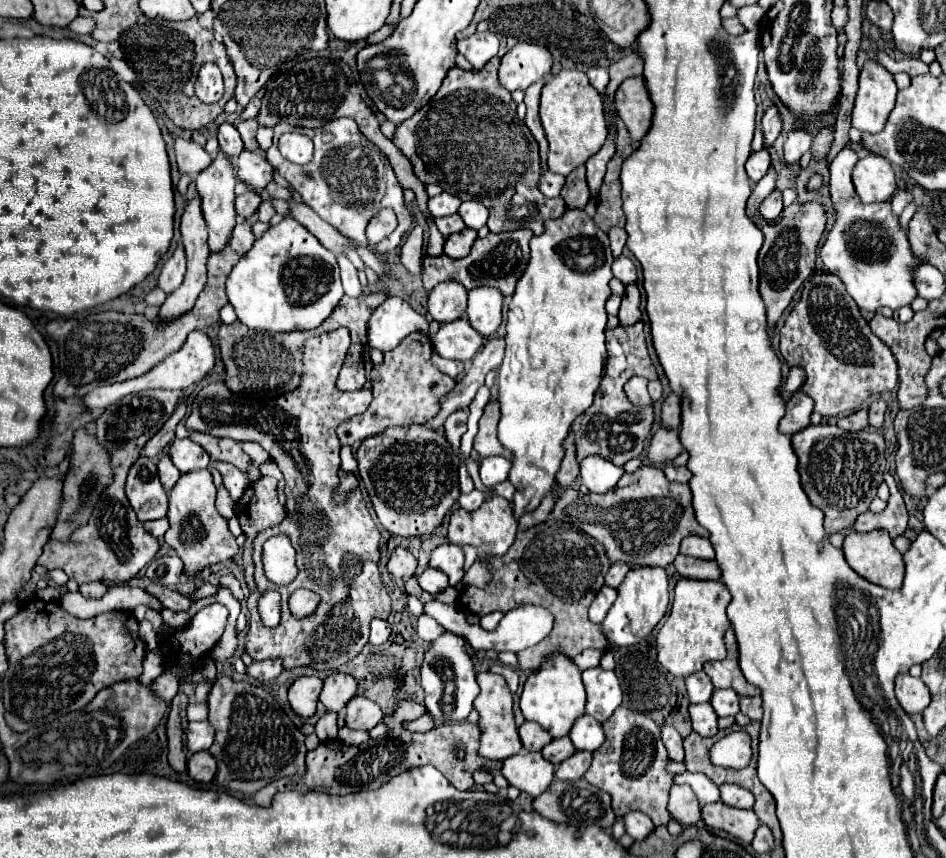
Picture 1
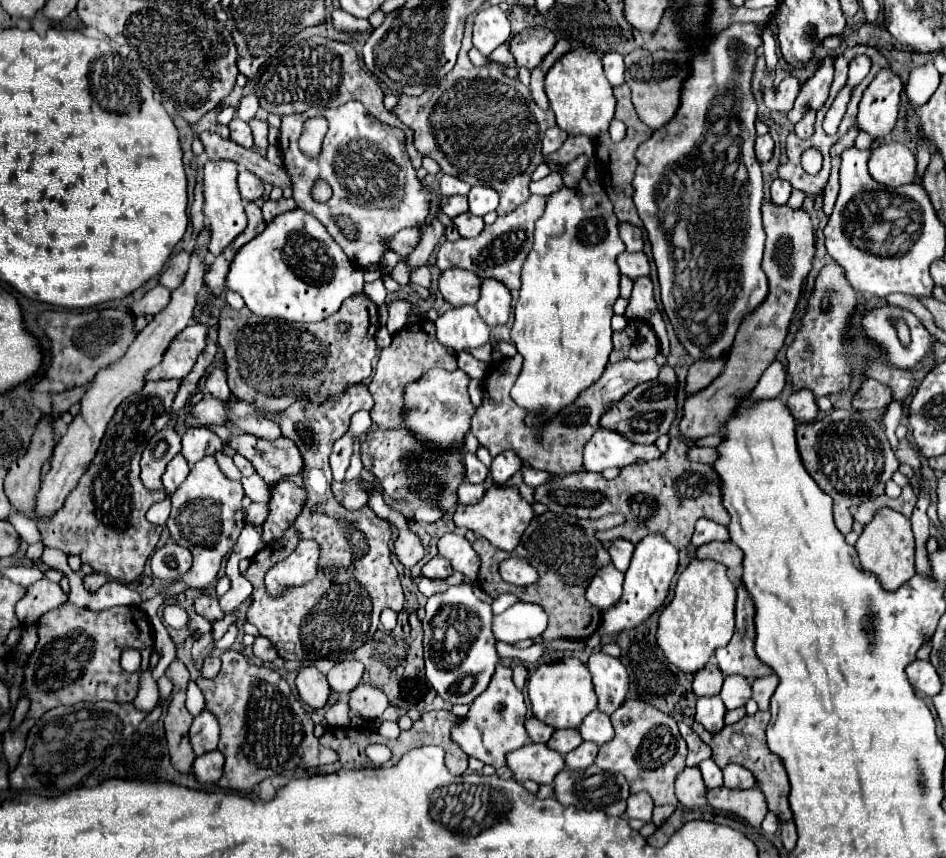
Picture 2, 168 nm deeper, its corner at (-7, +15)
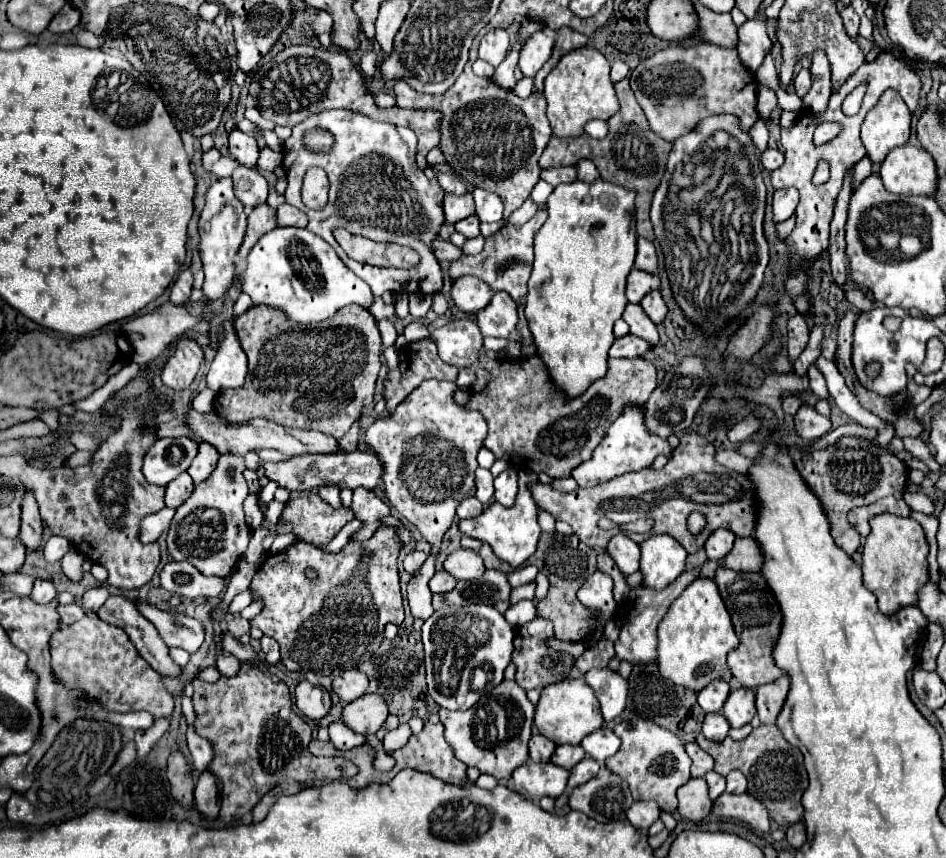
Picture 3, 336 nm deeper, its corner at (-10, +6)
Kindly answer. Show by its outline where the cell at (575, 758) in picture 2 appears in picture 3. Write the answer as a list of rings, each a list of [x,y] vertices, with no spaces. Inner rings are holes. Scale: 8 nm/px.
[[[584,758],[584,762],[578,762],[572,770],[570,770],[570,780],[568,780],[568,788],[576,788],[576,786],[582,786],[584,782],[592,780],[600,770],[600,764],[592,758]]]

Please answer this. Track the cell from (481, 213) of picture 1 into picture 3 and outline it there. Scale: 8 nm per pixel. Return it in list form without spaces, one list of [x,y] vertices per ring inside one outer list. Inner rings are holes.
[[[476,188],[472,192],[472,196],[476,200],[476,216],[482,222],[498,222],[498,220],[502,220],[504,206],[502,206],[502,200],[498,198],[498,194],[482,190],[482,188]]]

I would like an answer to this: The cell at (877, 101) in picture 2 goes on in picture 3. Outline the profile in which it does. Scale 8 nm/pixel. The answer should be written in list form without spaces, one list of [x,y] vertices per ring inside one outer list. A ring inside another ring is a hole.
[[[888,90],[866,114],[862,124],[862,144],[872,162],[882,162],[892,148],[906,144],[908,138],[910,112],[900,94]]]

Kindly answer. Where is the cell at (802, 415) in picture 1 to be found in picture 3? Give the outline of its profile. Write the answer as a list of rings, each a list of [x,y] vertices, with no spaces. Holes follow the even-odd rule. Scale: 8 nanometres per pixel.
[[[802,406],[794,416],[794,424],[796,424],[796,434],[806,442],[814,442],[826,432],[830,432],[830,420],[818,414],[812,406]]]

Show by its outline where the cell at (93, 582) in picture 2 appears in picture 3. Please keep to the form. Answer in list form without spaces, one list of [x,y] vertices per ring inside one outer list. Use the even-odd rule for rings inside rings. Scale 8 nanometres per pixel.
[[[92,588],[92,590],[86,590],[82,600],[80,600],[80,606],[86,608],[86,610],[92,610],[92,612],[98,612],[98,608],[108,600],[110,592],[106,588]]]

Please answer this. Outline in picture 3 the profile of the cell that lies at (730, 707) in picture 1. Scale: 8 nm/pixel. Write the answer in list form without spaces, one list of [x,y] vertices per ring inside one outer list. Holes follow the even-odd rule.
[[[736,688],[730,692],[728,700],[724,702],[722,714],[728,718],[732,728],[742,728],[756,716],[754,706],[754,692],[750,688]]]

